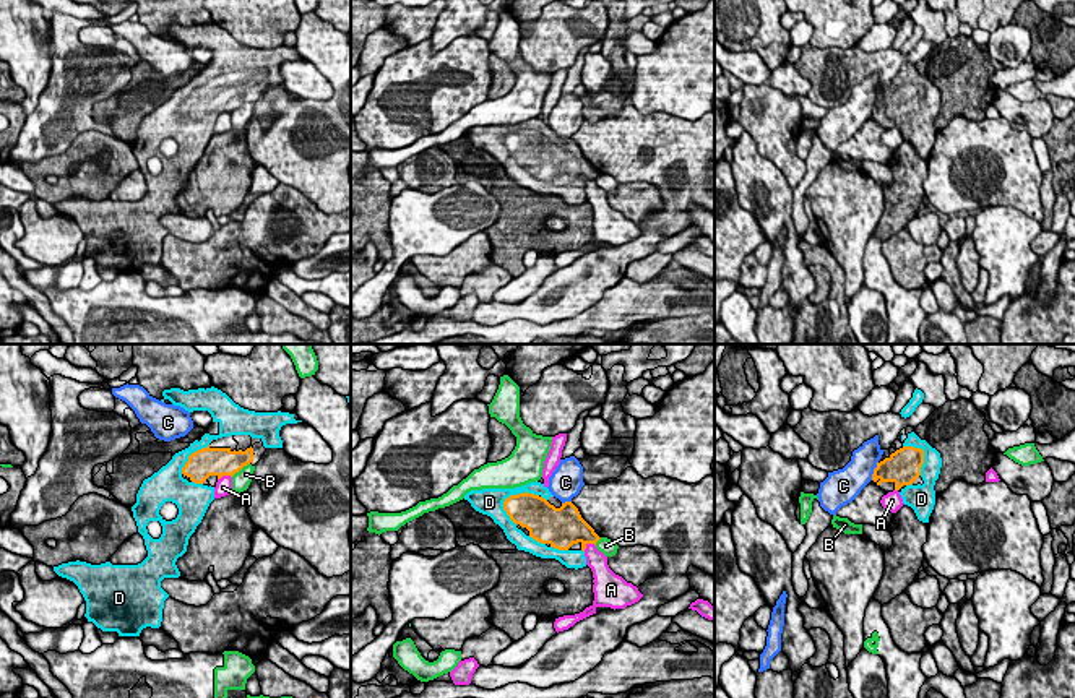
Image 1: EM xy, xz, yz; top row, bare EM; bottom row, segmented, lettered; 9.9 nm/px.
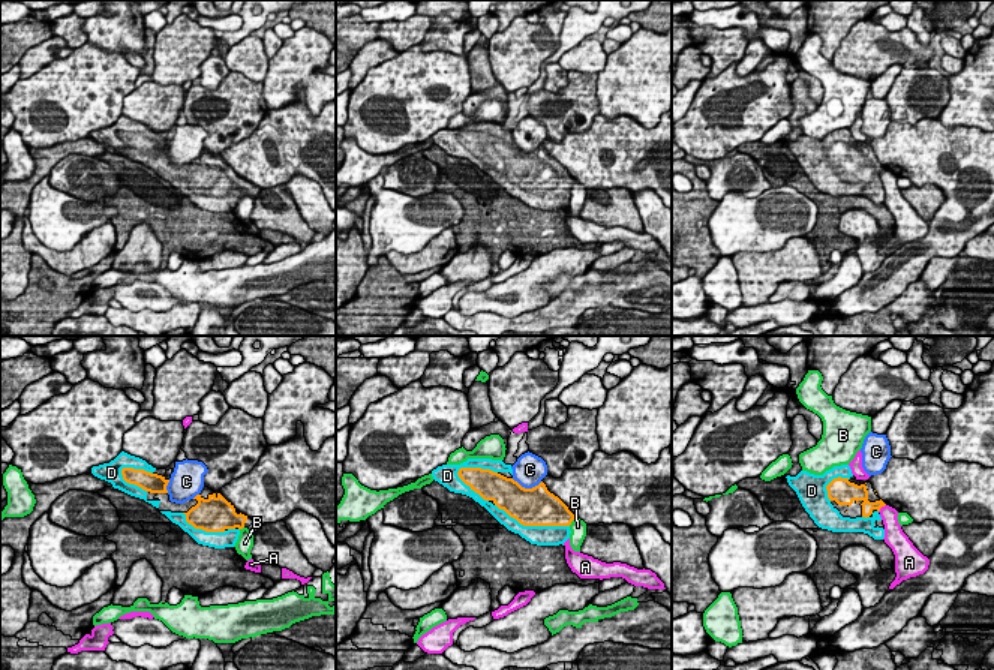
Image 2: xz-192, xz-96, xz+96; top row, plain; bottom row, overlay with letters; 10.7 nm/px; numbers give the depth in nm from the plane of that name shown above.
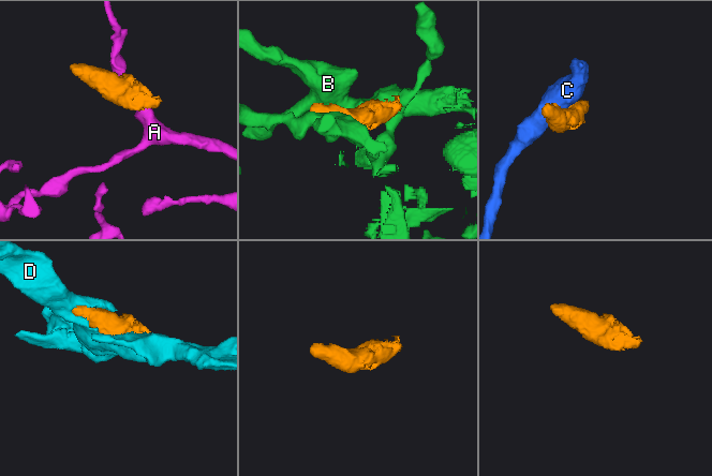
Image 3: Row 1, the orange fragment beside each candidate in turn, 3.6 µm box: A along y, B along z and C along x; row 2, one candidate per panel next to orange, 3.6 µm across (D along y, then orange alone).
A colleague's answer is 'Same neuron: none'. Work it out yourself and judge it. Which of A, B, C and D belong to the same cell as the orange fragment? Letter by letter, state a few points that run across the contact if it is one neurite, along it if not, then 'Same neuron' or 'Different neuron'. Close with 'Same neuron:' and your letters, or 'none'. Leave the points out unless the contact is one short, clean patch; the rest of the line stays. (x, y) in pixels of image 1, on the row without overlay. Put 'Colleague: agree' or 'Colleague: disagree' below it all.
A: Line: xz (595, 180), (588, 180), (583, 187). Different neuron
B: Line: xy (249, 99), (231, 112). Different neuron
C: Different neuron
D: Same neuron
Same neuron: D
Colleague: disagree

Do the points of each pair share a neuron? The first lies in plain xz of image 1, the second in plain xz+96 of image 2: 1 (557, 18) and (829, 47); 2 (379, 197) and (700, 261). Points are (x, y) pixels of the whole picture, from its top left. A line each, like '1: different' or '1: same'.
1: different
2: same

